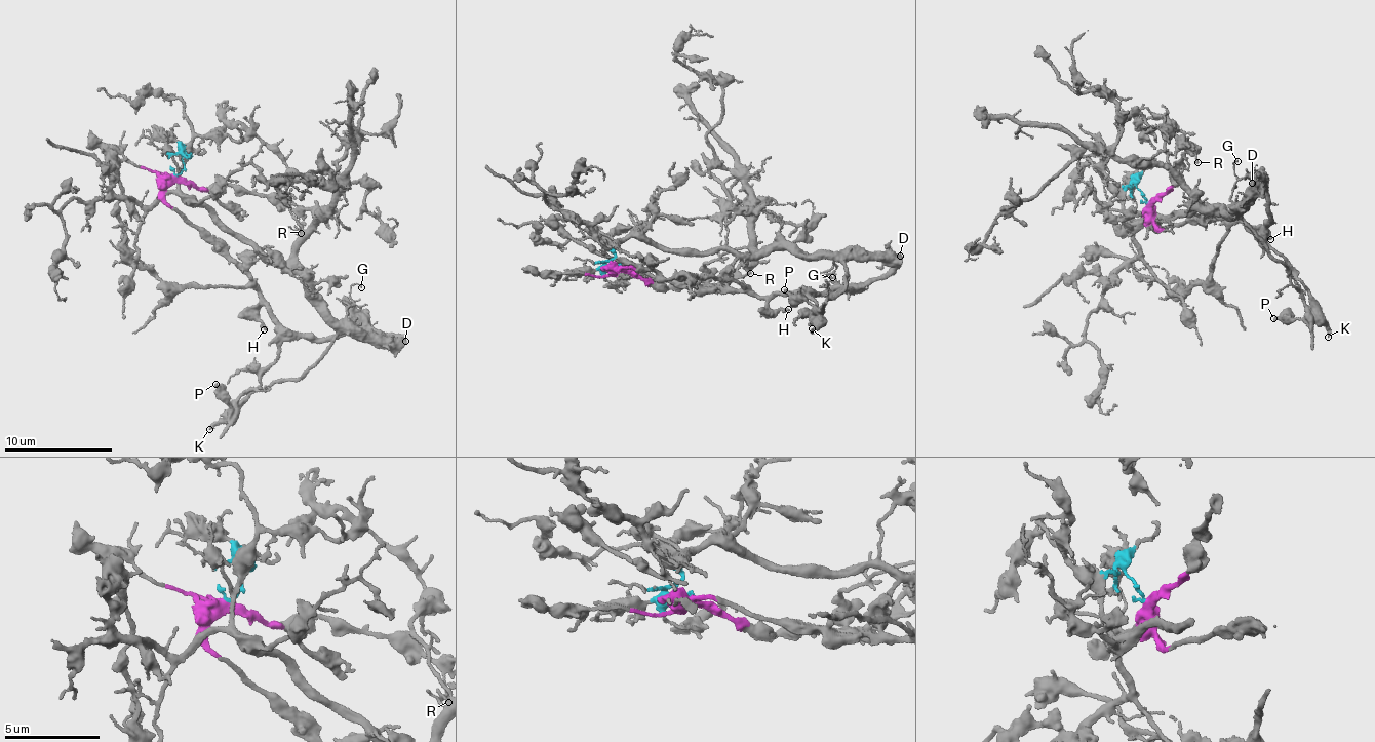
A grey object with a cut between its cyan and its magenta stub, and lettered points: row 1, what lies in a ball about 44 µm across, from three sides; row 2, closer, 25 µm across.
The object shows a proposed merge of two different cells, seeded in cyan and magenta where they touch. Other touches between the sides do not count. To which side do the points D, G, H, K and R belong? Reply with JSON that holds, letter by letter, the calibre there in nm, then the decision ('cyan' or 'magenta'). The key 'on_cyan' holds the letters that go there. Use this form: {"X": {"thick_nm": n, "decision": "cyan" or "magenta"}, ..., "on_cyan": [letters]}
{"D": {"thick_nm": 550, "decision": "cyan"}, "G": {"thick_nm": 90, "decision": "cyan"}, "H": {"thick_nm": 200, "decision": "magenta"}, "K": {"thick_nm": 240, "decision": "magenta"}, "R": {"thick_nm": 130, "decision": "magenta"}, "on_cyan": ["D", "G"]}

